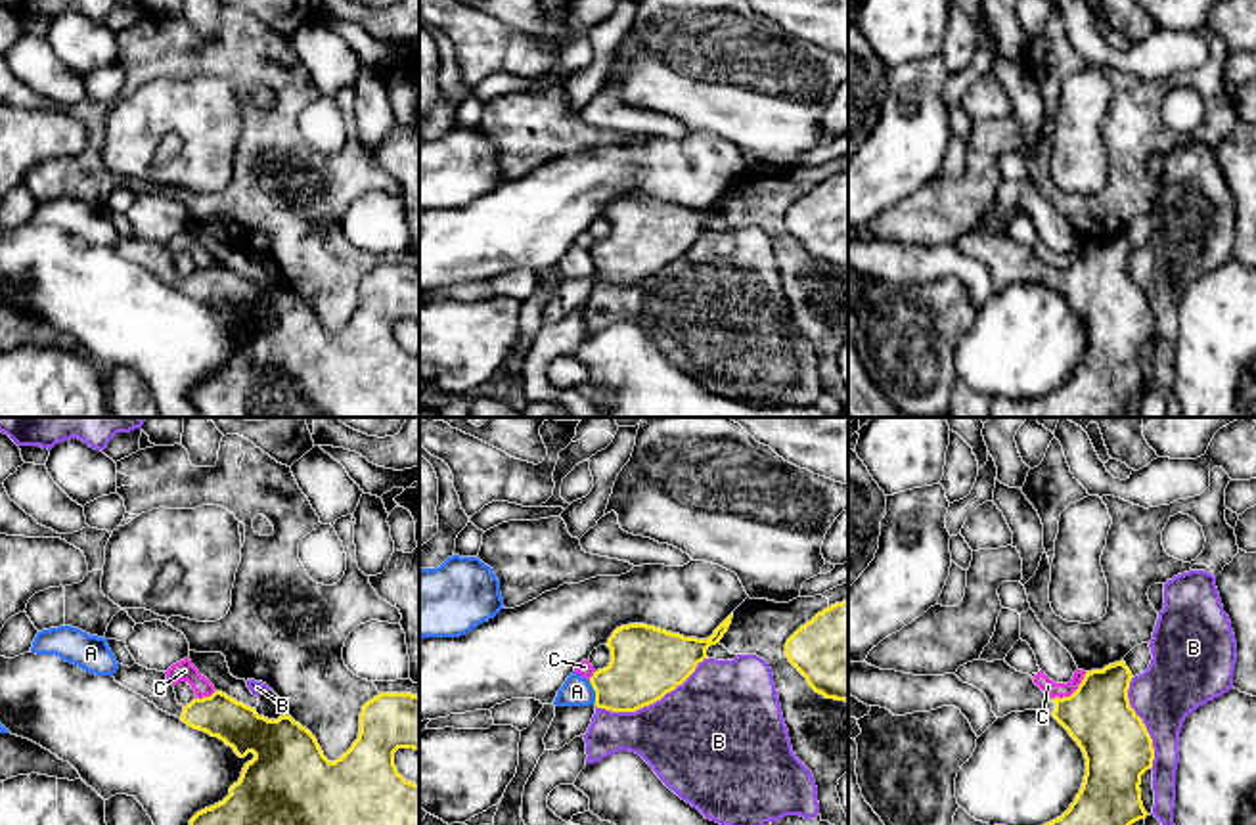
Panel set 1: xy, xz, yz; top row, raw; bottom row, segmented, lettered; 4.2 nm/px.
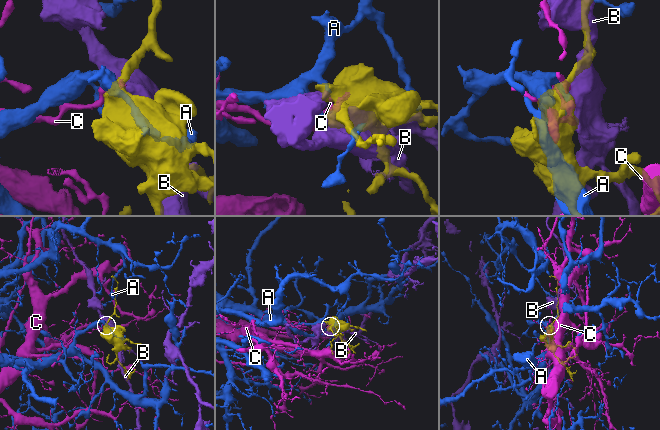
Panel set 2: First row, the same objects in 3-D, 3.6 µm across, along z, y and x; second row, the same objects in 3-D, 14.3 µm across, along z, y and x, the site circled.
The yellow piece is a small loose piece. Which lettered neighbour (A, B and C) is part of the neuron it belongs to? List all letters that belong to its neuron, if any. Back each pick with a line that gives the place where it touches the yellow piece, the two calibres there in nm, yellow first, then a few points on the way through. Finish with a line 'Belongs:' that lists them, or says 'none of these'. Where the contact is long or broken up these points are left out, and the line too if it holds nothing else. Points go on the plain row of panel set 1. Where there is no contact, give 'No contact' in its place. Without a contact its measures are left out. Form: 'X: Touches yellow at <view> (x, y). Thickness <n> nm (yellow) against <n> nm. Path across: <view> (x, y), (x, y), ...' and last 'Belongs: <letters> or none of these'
Belongs: none of these

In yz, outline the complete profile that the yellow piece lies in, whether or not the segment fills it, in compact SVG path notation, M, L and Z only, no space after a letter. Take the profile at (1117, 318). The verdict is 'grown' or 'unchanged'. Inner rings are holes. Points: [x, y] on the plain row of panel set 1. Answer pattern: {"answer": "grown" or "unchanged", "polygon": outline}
{"answer": "grown", "polygon": "M973 232L955 247L986 266L996 289L1024 281L1051 285L1086 329L1082 360L1061 389L1038 400L994 396L990 417L1114 417L1132 394L1149 387L1139 356L1153 339L1155 320L1130 278L1133 247L1124 232L1086 243L1078 260L1063 270L1051 270L1005 232Z"}

